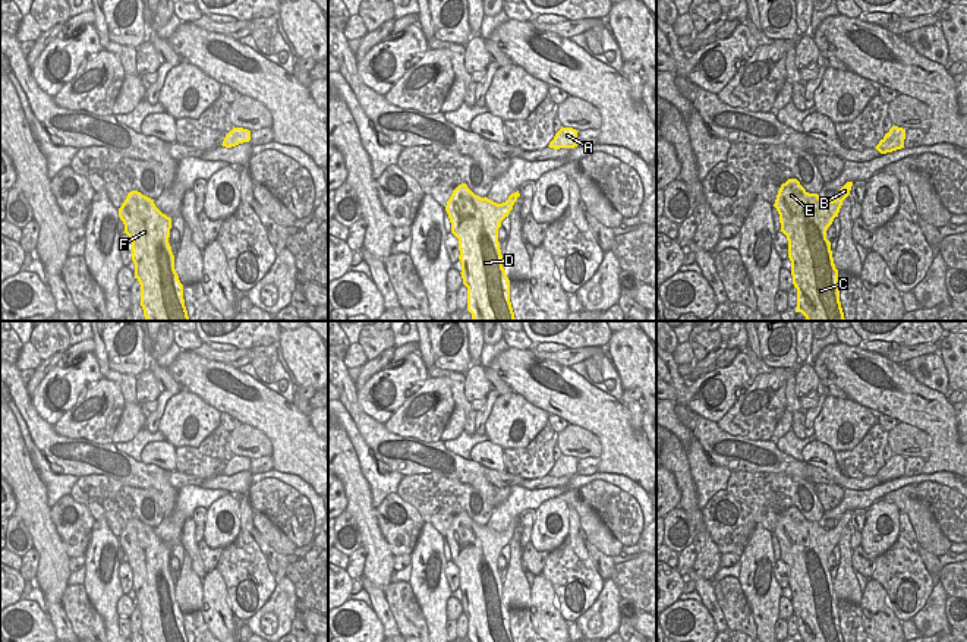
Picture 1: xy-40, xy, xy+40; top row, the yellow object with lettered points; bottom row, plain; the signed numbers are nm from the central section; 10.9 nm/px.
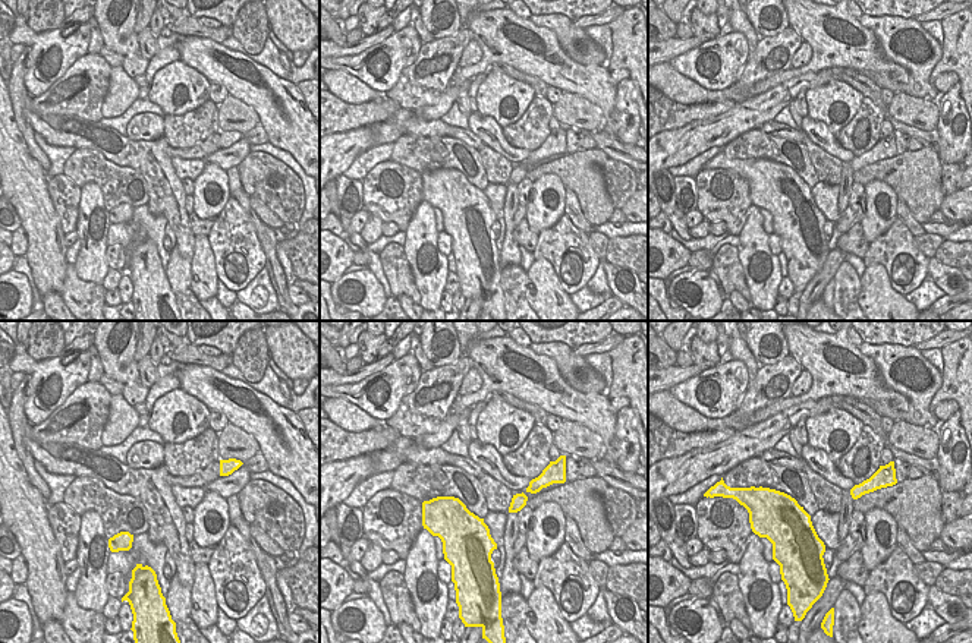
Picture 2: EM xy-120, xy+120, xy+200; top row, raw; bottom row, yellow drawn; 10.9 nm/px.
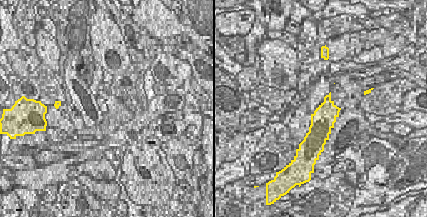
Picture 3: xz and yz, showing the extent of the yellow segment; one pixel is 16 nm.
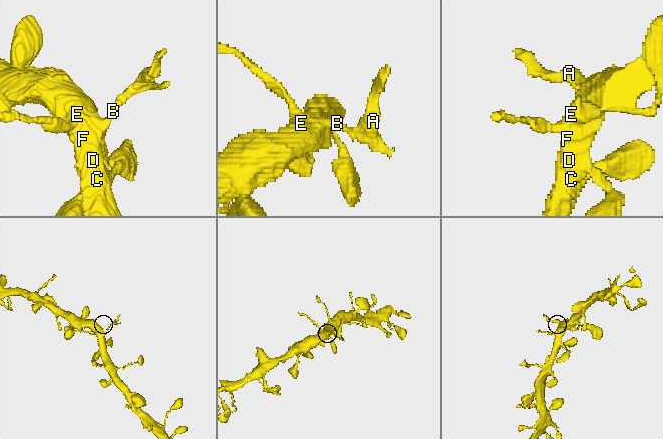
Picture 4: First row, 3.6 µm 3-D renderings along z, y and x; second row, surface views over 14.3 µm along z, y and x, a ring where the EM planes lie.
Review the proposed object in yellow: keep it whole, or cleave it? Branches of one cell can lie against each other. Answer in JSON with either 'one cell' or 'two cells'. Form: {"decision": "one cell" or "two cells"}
{"decision": "two cells"}

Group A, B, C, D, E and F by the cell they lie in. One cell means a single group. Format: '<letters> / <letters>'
A B / C D E F

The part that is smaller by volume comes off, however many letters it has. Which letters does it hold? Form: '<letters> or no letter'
A, B

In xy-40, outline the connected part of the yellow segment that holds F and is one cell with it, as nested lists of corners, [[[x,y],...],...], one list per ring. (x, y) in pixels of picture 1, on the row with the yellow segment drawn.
[[[138,191],[127,193],[119,208],[125,232],[132,240],[132,261],[135,278],[141,284],[141,306],[147,321],[189,321],[183,299],[183,284],[174,270],[174,255],[168,243],[171,218],[163,214],[154,199]]]

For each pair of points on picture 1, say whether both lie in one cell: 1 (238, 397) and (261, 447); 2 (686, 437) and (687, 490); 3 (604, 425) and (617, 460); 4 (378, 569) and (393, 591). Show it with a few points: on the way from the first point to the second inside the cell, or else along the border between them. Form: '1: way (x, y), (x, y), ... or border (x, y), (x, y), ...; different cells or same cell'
1: border (241, 422), (258, 428), (267, 437), (271, 455); different cells
2: border (673, 433), (684, 450), (695, 488); different cells
3: way (613, 434), (617, 438), (617, 452); same cell
4: border (391, 582), (383, 589); different cells

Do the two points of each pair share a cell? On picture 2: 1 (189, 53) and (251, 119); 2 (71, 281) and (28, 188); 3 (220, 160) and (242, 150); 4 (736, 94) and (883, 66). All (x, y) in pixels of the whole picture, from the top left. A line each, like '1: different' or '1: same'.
1: different
2: different
3: same
4: same

